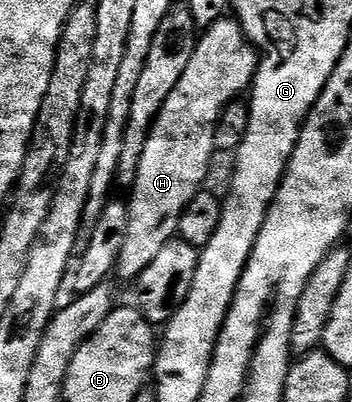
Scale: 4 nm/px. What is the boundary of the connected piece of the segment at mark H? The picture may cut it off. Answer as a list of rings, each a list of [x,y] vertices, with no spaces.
[[[231,17],[221,18],[199,35],[194,56],[190,56],[190,65],[186,72],[182,72],[182,80],[178,80],[174,92],[166,96],[166,104],[162,104],[160,115],[152,125],[152,131],[146,140],[146,152],[142,152],[142,164],[138,164],[136,179],[130,187],[132,198],[127,199],[130,224],[126,227],[126,240],[122,243],[122,252],[118,255],[118,264],[114,271],[117,279],[120,277],[122,281],[131,283],[153,262],[154,256],[158,256],[162,244],[177,237],[176,229],[182,220],[182,212],[186,204],[190,204],[190,200],[194,200],[196,193],[202,189],[210,156],[217,149],[214,132],[220,113],[224,111],[224,107],[237,101],[243,90],[245,93],[251,87],[257,65],[256,47],[244,35],[239,22]]]

